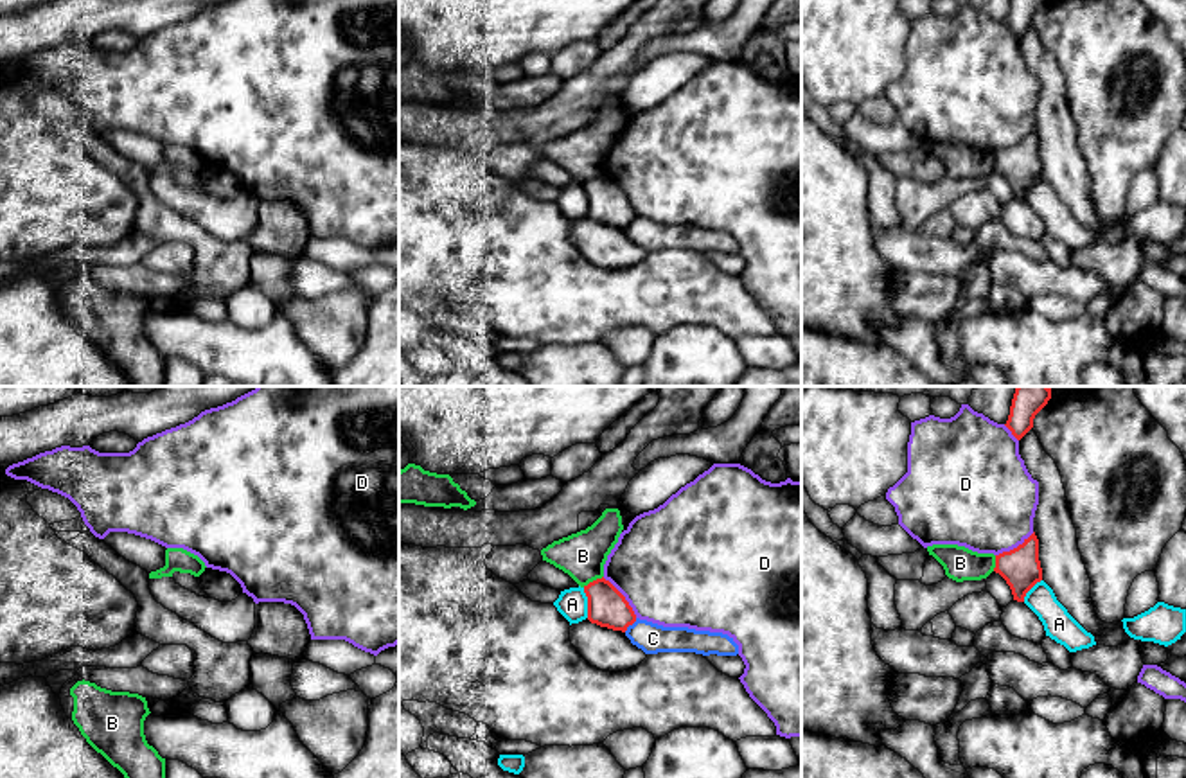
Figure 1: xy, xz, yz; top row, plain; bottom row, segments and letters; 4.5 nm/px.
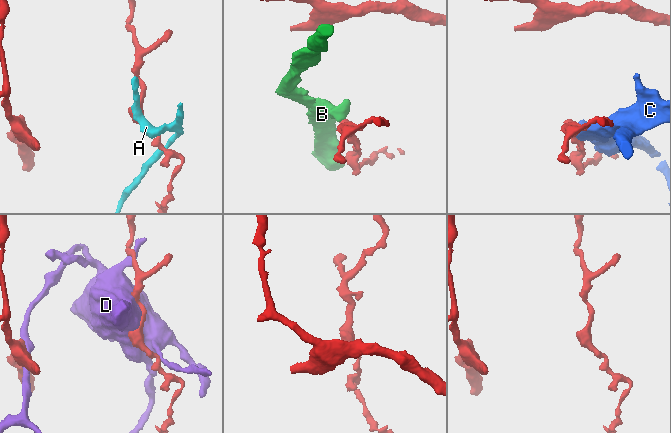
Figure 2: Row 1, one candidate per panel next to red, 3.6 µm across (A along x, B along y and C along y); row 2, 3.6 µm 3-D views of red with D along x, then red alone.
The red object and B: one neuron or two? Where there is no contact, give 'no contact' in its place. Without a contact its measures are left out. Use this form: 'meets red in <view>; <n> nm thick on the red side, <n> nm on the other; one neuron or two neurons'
meets red in xz; 180 nm thick on the red side, 200 nm on the other; two neurons

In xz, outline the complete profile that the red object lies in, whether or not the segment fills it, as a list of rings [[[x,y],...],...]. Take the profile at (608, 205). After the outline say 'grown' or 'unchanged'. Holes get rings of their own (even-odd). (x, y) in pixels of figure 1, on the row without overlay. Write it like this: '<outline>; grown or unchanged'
[[[604,174],[584,183],[588,217],[600,225],[625,230],[636,212],[625,194]]]; unchanged

